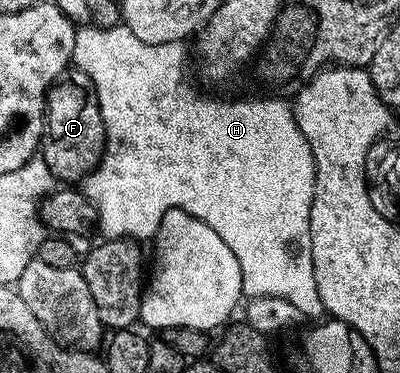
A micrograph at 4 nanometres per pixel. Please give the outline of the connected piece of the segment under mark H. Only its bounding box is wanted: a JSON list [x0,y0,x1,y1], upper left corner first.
[72,24,326,319]

